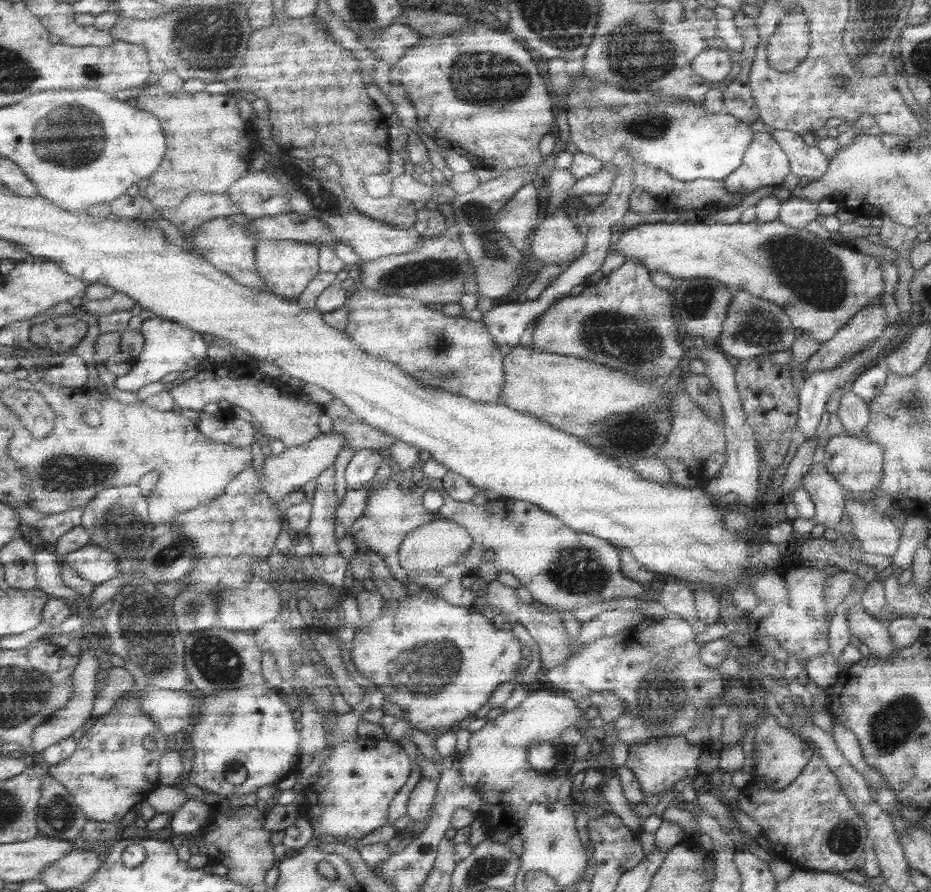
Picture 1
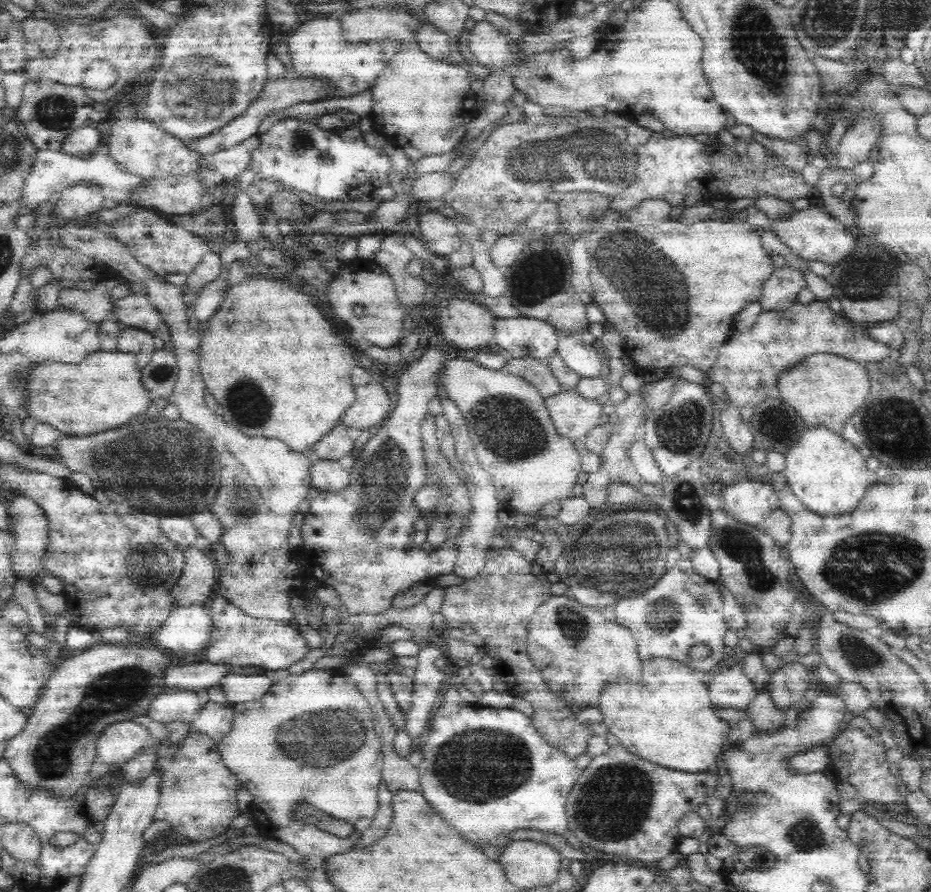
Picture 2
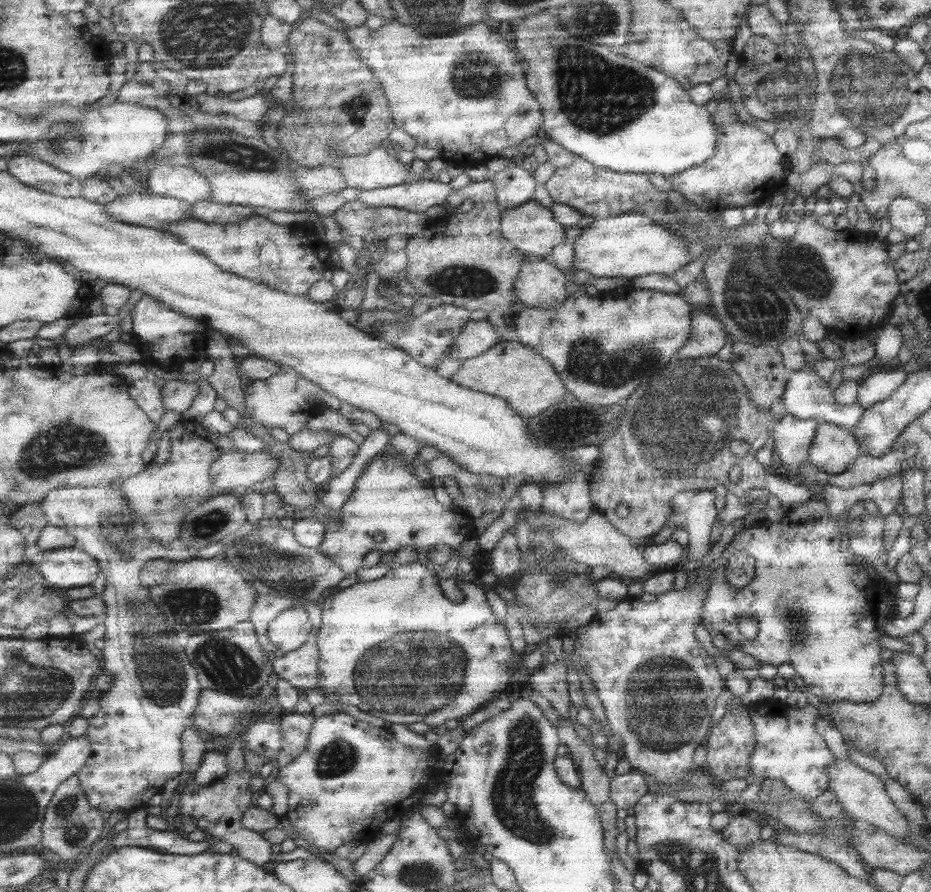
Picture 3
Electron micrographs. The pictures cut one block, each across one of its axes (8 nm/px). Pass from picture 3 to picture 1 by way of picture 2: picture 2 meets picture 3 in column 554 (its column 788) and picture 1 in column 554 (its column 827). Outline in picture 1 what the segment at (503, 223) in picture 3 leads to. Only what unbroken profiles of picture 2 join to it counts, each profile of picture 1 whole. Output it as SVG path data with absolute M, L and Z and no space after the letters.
M561 209L546 215L527 243L537 261L543 261L545 265L551 263L565 267L581 255L586 236L576 230L575 221L569 219Z

